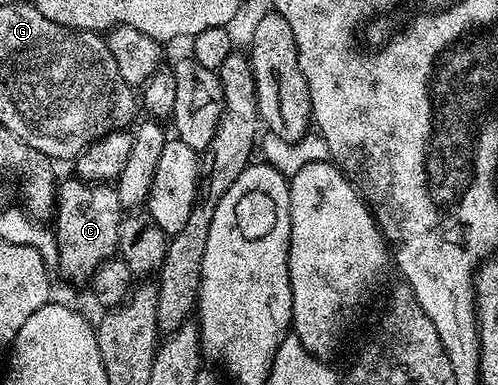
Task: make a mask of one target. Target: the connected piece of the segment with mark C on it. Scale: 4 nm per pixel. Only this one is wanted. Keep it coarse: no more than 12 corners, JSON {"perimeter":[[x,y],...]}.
{"perimeter":[[112,184],[56,188],[58,270],[87,283],[117,253]]}

